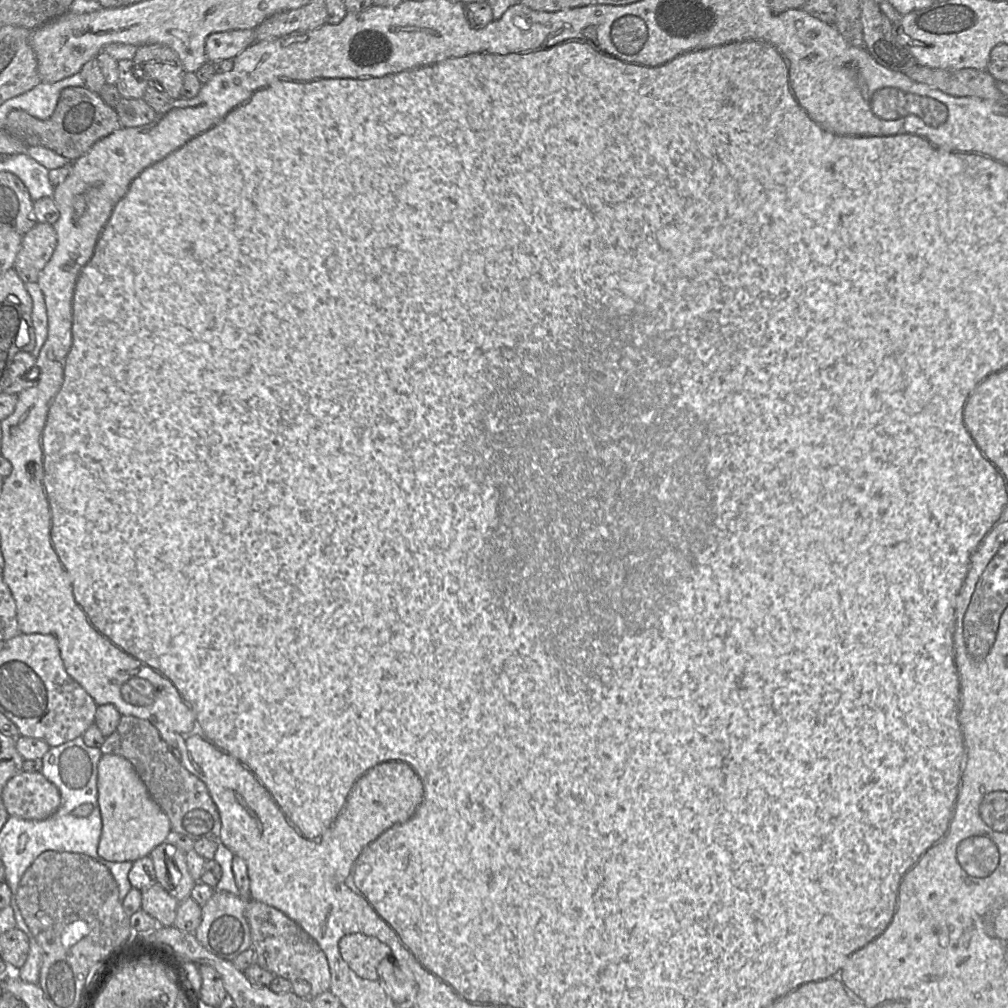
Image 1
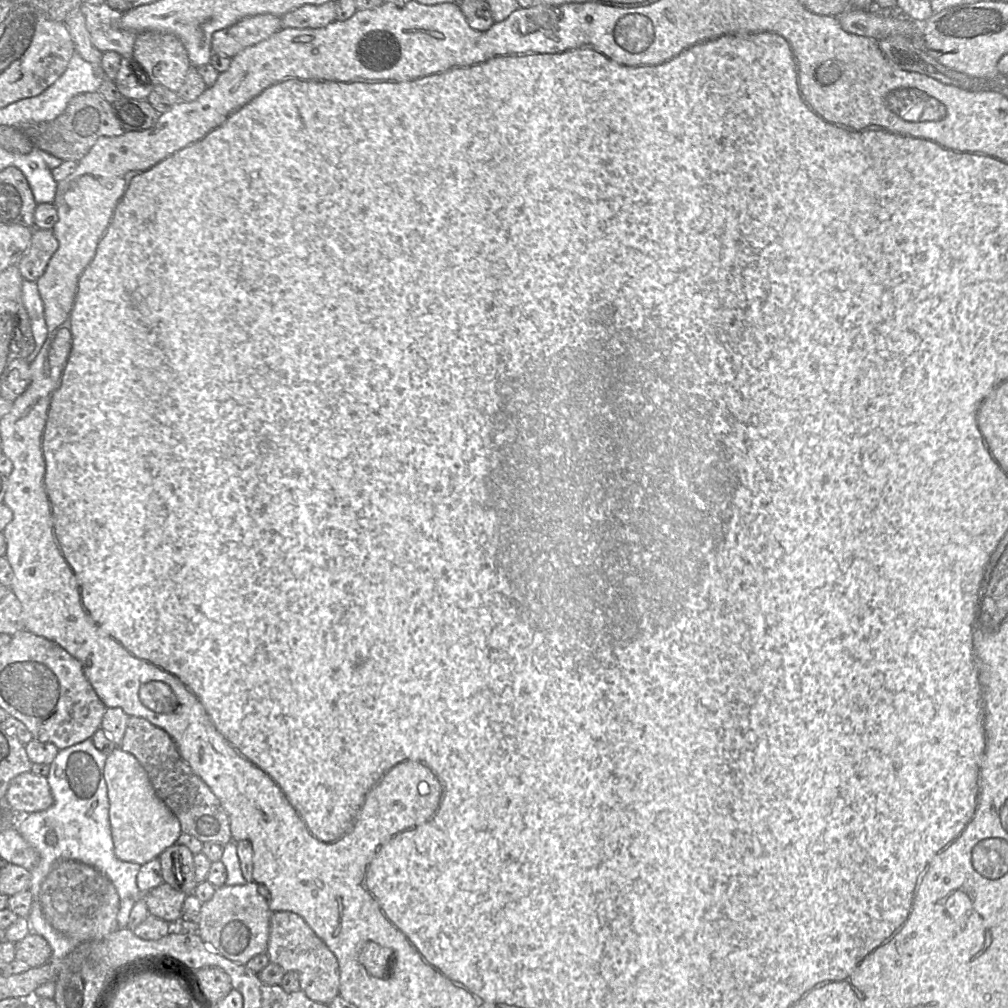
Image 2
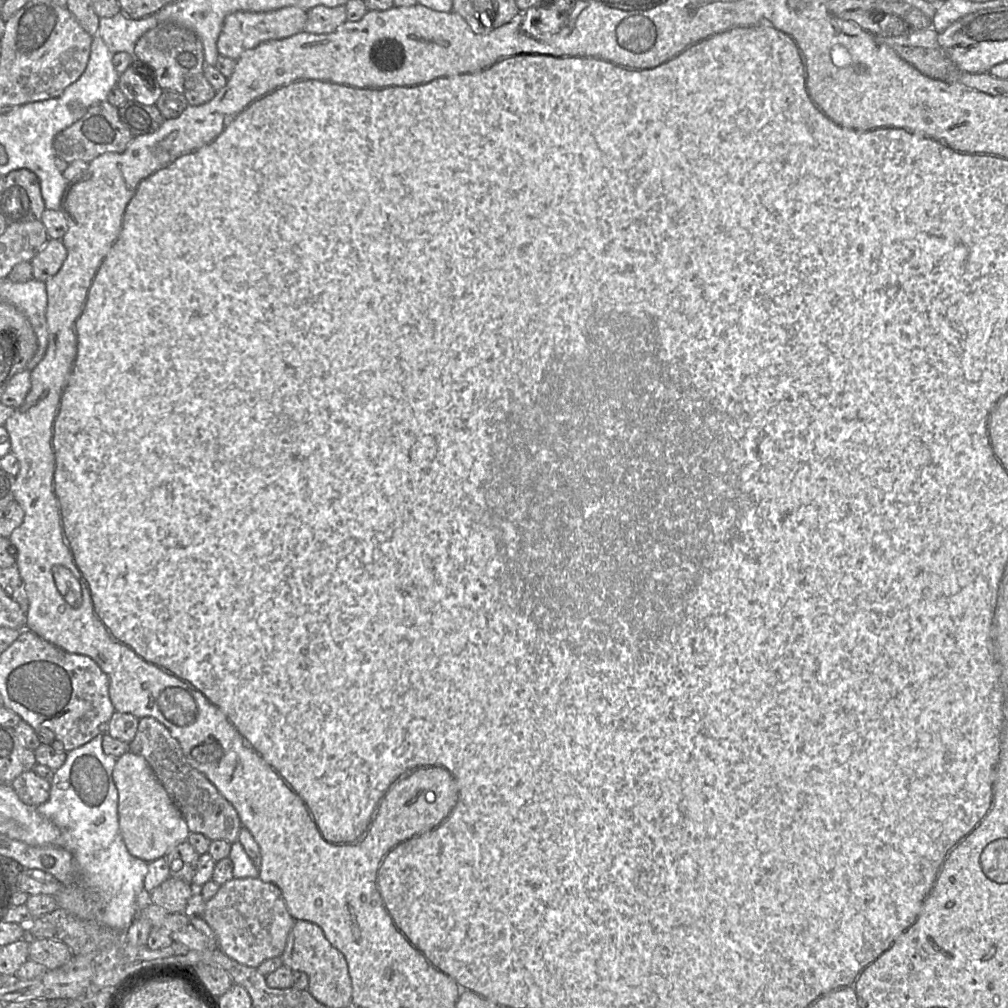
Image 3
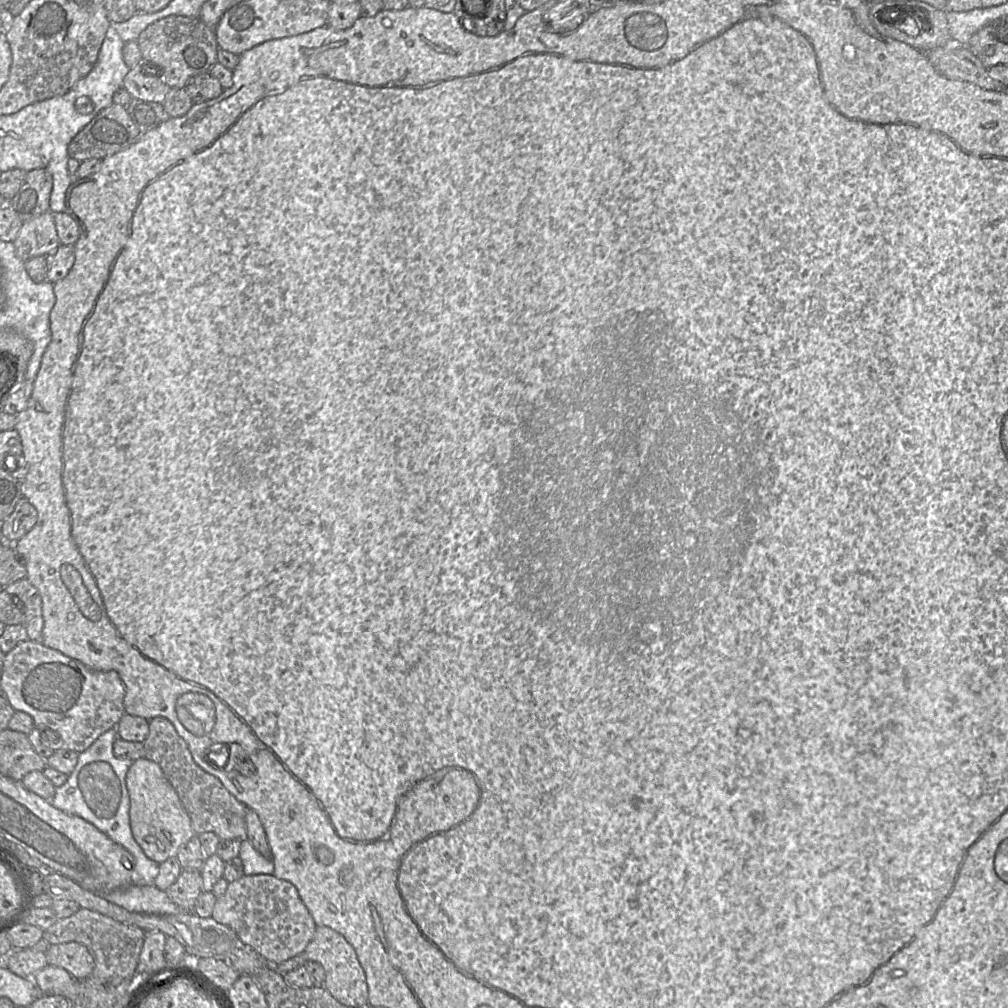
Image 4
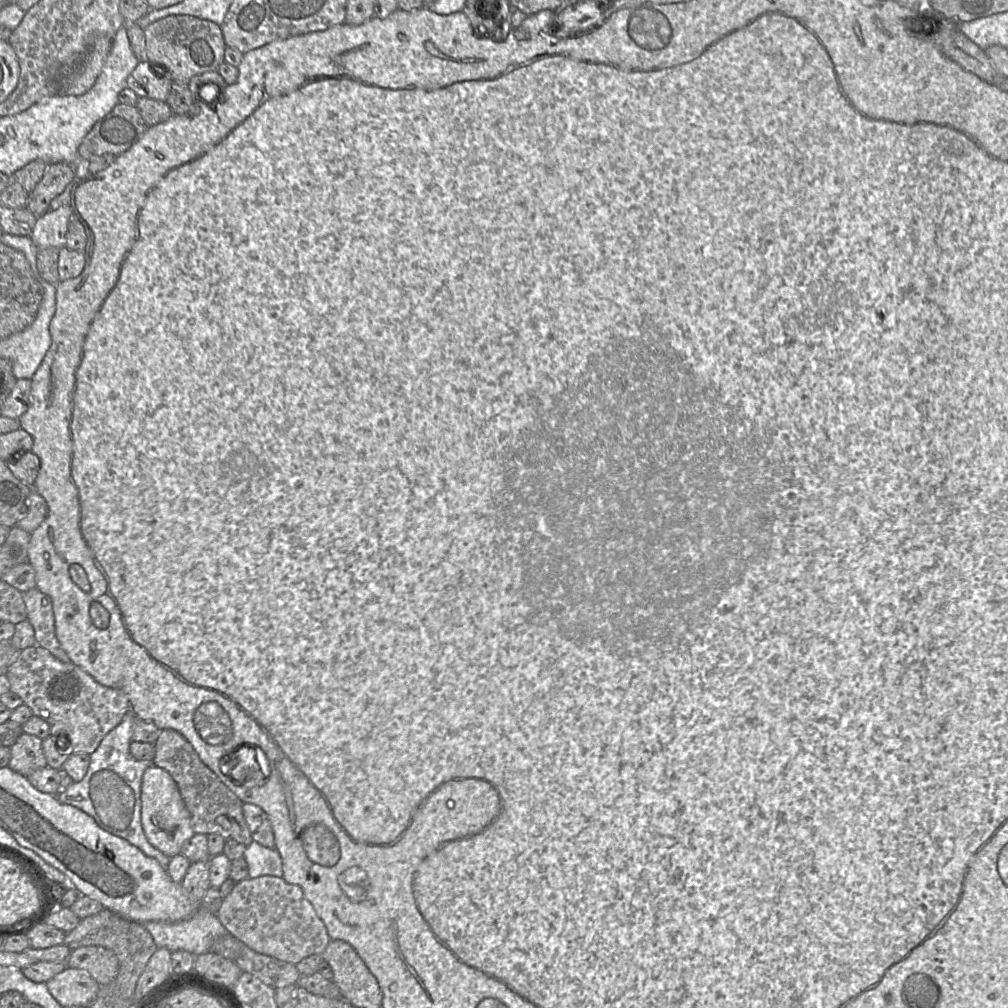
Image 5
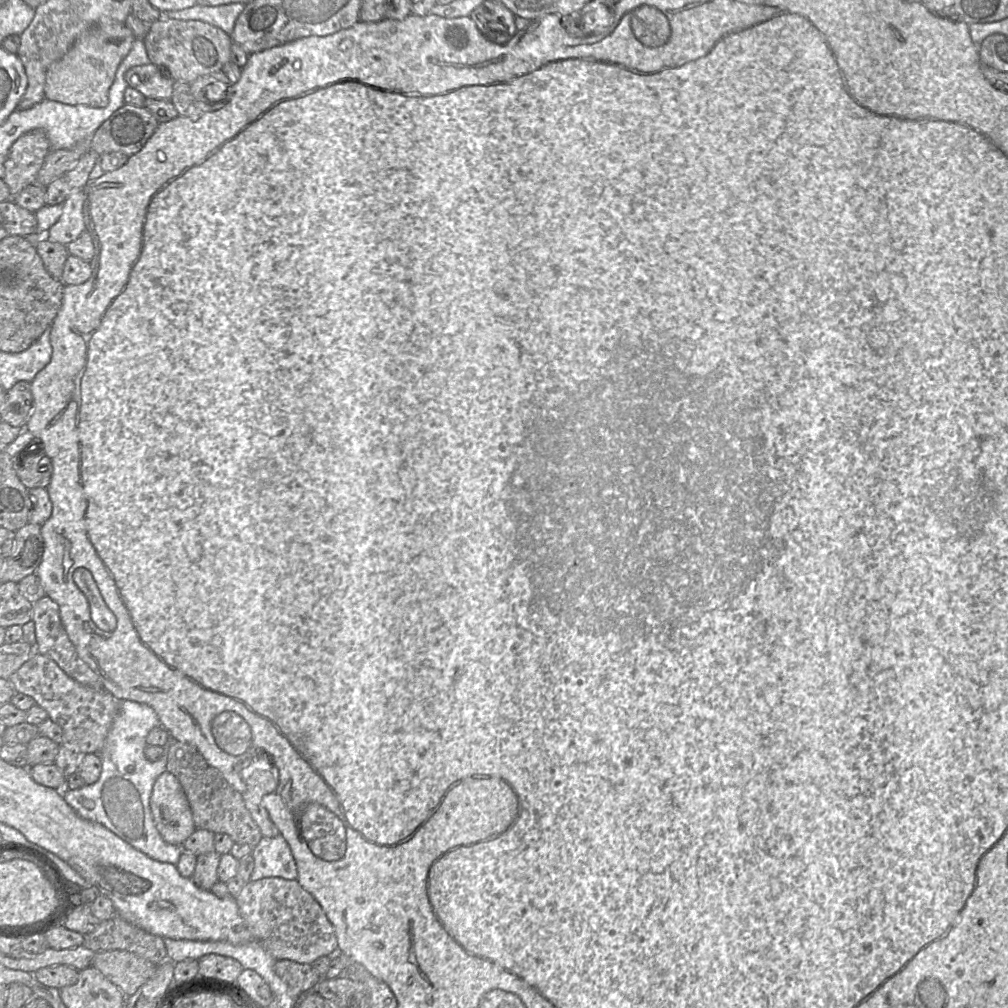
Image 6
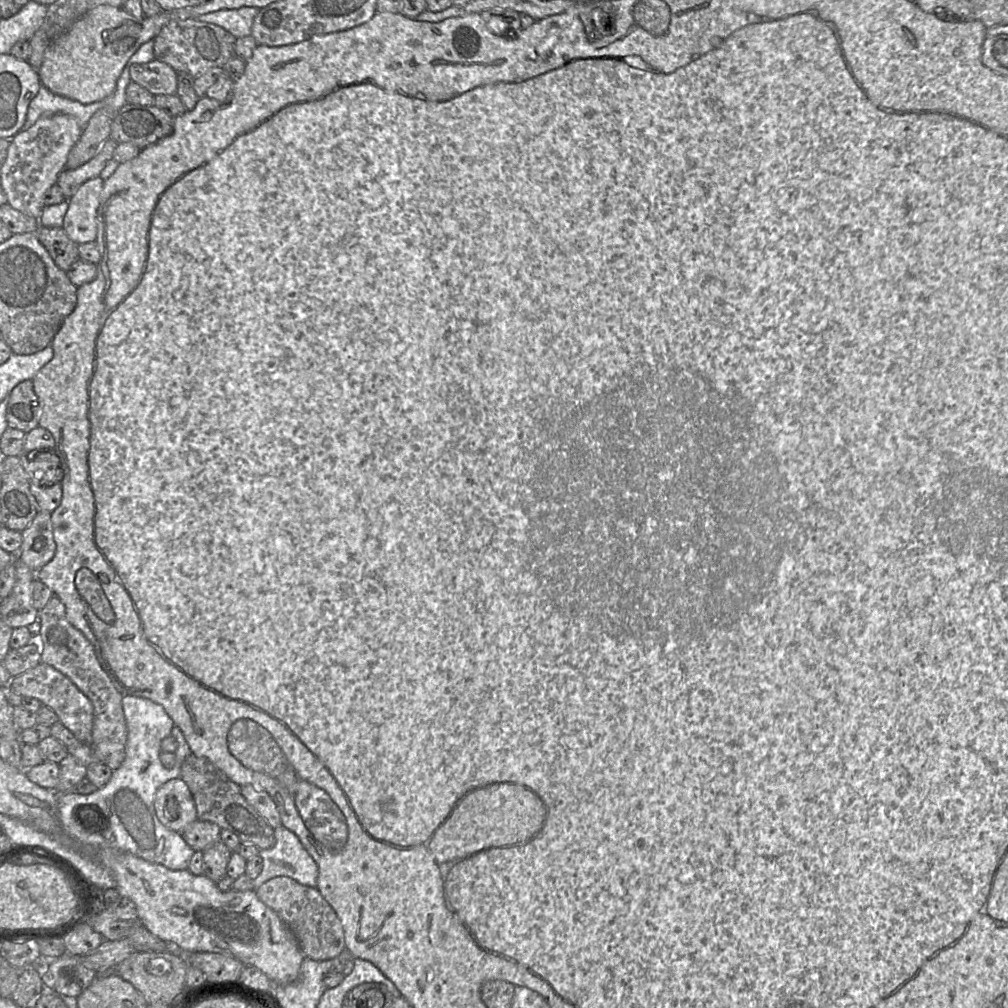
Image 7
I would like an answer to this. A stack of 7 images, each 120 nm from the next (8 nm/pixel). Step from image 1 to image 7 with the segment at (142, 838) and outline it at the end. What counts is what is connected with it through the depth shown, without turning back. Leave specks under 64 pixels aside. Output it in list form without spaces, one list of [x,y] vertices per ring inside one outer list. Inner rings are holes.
[[[181,778],[171,779],[159,787],[154,809],[165,827],[181,834],[198,819],[194,798]]]

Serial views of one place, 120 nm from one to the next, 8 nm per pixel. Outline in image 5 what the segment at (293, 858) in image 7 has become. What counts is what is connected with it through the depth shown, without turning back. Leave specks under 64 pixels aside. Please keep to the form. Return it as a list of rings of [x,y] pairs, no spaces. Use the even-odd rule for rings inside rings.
[[[254,840],[246,846],[243,857],[248,864],[248,877],[257,878],[263,875],[282,877],[282,859],[276,848],[267,848]]]

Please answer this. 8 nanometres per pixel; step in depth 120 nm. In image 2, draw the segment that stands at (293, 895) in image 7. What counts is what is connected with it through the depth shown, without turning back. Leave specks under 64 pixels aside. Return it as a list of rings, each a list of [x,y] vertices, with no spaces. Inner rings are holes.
[[[254,881],[218,887],[212,898],[201,905],[197,933],[214,951],[235,963],[246,964],[253,956],[267,950],[272,914],[268,899],[266,886]]]

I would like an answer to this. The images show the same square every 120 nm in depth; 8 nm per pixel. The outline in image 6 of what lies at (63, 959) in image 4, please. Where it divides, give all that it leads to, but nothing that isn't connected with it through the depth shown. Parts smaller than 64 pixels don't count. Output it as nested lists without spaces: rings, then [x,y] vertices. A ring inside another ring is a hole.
[[[124,950],[96,952],[92,966],[118,986],[125,996],[133,995],[155,973],[158,964]]]

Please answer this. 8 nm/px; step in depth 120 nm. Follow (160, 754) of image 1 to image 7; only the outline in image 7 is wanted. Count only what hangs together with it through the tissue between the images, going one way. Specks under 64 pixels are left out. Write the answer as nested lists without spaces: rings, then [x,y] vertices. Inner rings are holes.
[[[190,754],[180,766],[180,778],[187,784],[196,805],[198,820],[212,822],[238,836],[241,843],[254,844],[259,850],[275,843],[274,829],[247,803],[241,787],[205,758]]]

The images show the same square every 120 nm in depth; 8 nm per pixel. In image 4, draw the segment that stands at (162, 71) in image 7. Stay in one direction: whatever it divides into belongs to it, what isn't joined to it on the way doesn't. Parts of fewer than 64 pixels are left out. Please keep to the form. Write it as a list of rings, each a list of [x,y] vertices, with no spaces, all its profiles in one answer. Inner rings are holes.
[[[142,58],[132,67],[124,78],[123,87],[133,98],[163,103],[171,87],[160,78],[161,74],[146,76],[144,70],[147,63],[150,62]]]

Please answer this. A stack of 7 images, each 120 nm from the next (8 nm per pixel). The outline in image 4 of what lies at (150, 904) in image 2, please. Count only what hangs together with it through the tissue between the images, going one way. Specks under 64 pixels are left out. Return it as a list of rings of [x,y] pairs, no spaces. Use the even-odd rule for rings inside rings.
[[[182,869],[177,880],[166,890],[168,897],[184,911],[192,911],[197,897],[203,891],[200,870]]]

